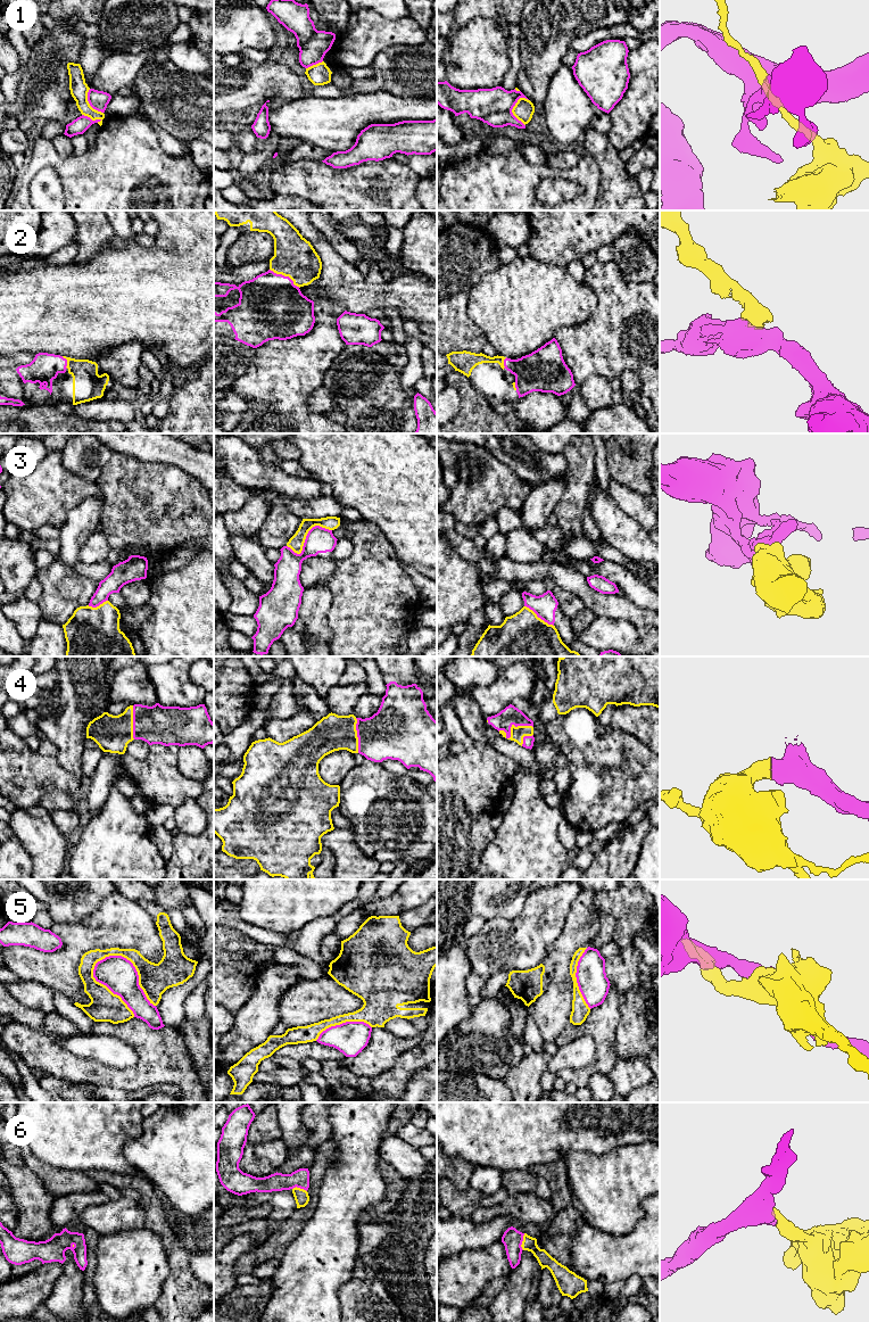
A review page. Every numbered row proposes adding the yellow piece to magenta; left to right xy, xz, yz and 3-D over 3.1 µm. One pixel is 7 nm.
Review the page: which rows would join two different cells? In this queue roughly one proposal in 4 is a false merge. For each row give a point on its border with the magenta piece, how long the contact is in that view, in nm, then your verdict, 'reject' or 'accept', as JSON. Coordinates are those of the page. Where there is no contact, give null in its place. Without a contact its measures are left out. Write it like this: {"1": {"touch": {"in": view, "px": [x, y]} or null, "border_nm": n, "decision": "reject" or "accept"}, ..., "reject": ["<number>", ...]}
{"1": {"touch": {"in": "yz", "px": [511, 112]}, "border_nm": 220, "decision": "reject"}, "2": {"touch": {"in": "xz", "px": [286, 277]}, "border_nm": 260, "decision": "accept"}, "3": {"touch": {"in": "xz", "px": [306, 537]}, "border_nm": 340, "decision": "reject"}, "4": {"touch": {"in": "yz", "px": [510, 728]}, "border_nm": 260, "decision": "accept"}, "5": {"touch": {"in": "xy", "px": [133, 966]}, "border_nm": 550, "decision": "reject"}, "6": {"touch": {"in": "yz", "px": [522, 1240]}, "border_nm": 120, "decision": "accept"}, "reject": ["1", "3", "5"]}

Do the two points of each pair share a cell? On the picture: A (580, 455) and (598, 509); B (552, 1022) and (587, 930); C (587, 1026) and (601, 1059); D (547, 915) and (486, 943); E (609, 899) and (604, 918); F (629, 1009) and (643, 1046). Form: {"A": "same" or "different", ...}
{"A": "different", "B": "same", "C": "same", "D": "same", "E": "different", "F": "same"}

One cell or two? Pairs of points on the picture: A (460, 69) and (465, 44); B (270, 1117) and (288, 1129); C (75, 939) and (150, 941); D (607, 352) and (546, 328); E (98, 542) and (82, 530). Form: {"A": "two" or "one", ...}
{"A": "one", "B": "two", "C": "one", "D": "two", "E": "two"}

